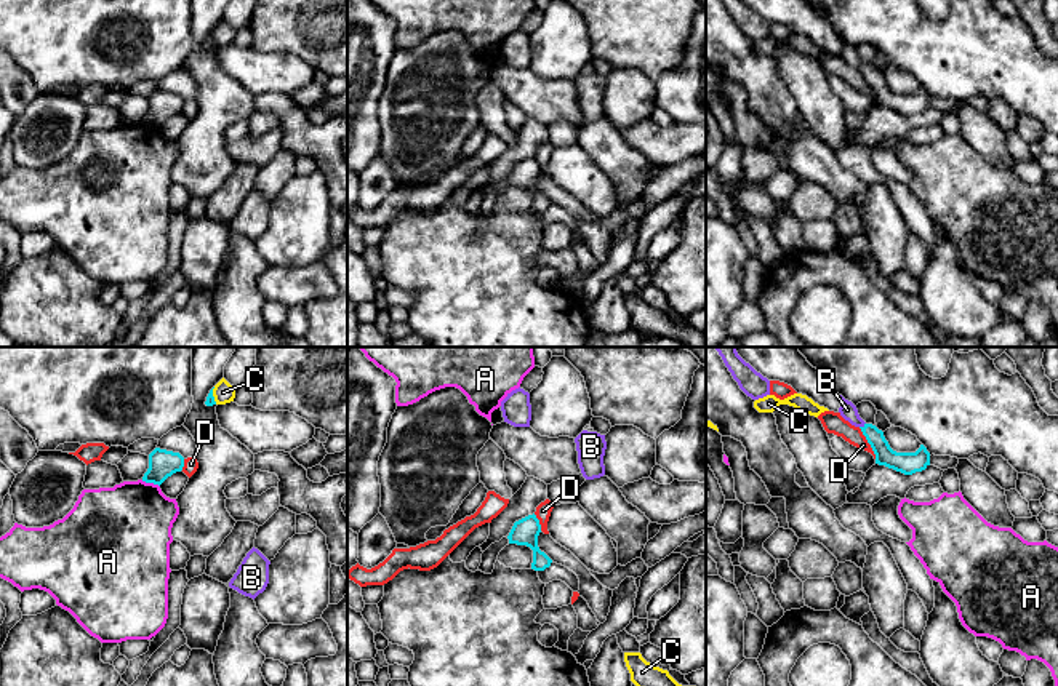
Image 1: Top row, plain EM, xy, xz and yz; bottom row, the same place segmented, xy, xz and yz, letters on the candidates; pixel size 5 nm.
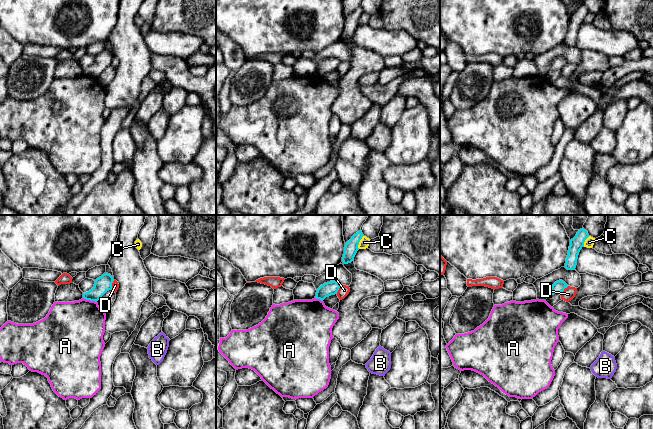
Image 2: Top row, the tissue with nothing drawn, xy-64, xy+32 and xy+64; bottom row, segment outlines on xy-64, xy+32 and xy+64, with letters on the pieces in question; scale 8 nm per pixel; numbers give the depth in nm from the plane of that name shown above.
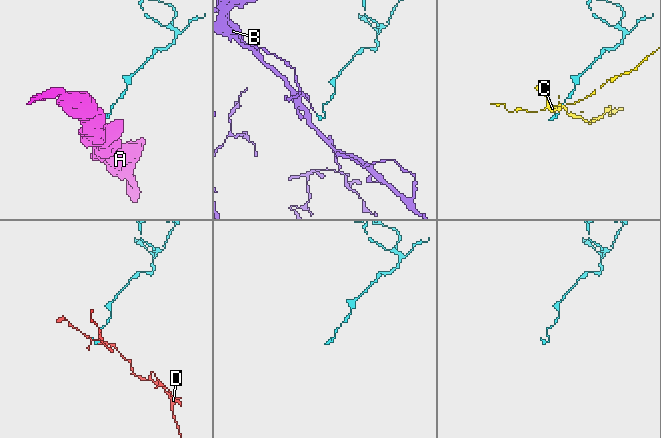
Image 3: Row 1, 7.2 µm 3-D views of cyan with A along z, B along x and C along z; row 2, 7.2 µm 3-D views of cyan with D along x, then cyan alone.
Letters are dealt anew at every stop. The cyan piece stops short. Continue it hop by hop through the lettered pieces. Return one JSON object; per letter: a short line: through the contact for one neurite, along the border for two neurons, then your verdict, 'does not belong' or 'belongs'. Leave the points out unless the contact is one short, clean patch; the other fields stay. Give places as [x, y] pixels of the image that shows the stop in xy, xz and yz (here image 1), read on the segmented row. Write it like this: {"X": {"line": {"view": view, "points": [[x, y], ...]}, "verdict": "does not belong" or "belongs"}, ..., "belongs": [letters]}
{"A": {"line": {"view": "xy", "points": [[141, 480], [159, 486]]}, "verdict": "does not belong"}, "B": {"line": {"view": "yz", "points": [[885, 456], [879, 443], [861, 427], [847, 410]]}, "verdict": "belongs"}, "C": {"line": {"view": "xy", "points": [[213, 387], [213, 400], [216, 403]]}, "verdict": "does not belong"}, "D": {"line": {"view": "yz", "points": [[858, 427], [876, 458]]}, "verdict": "does not belong"}, "belongs": ["B"]}

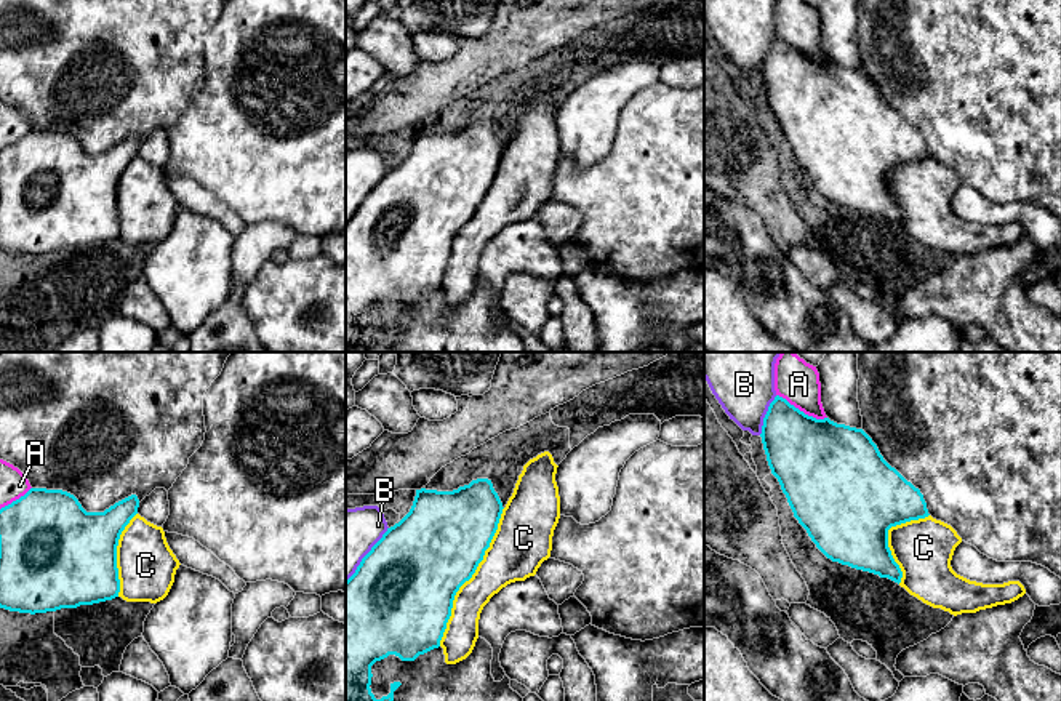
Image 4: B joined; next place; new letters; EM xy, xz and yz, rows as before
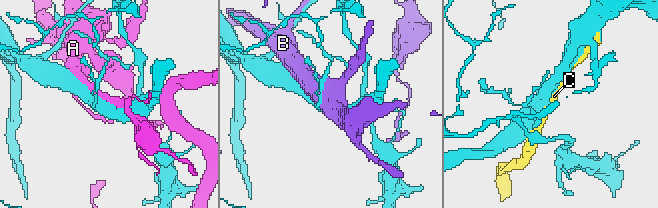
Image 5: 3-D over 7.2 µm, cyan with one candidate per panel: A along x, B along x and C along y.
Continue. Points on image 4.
{"A": {"verdict": "does not belong"}, "B": {"verdict": "does not belong"}, "C": {"verdict": "belongs"}, "belongs": ["C"]}

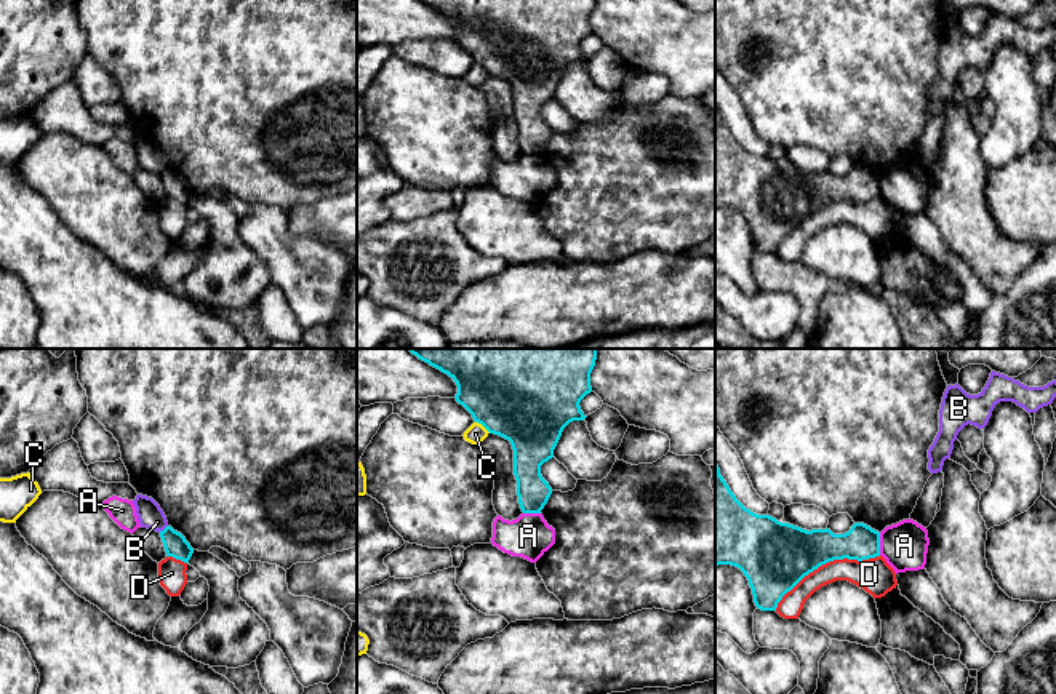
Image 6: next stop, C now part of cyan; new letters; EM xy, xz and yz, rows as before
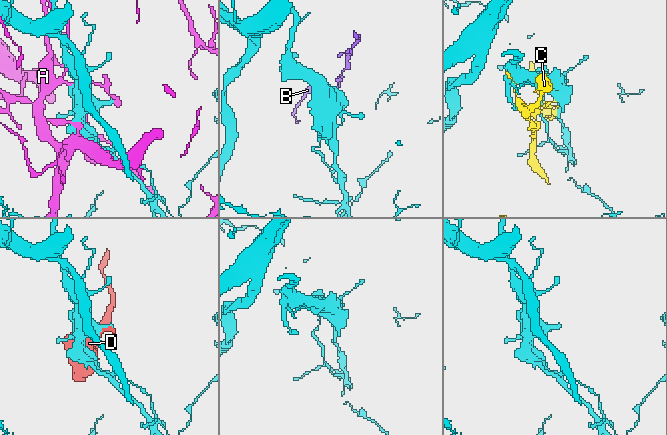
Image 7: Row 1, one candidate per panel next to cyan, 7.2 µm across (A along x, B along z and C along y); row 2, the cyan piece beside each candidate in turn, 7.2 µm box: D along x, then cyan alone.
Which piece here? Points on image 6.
{"A": {"verdict": "does not belong"}, "B": {"line": {"view": "xy", "points": [[167, 525], [159, 531]]}, "verdict": "does not belong"}, "C": {"verdict": "does not belong"}, "D": {"verdict": "does not belong"}, "belongs": []}

